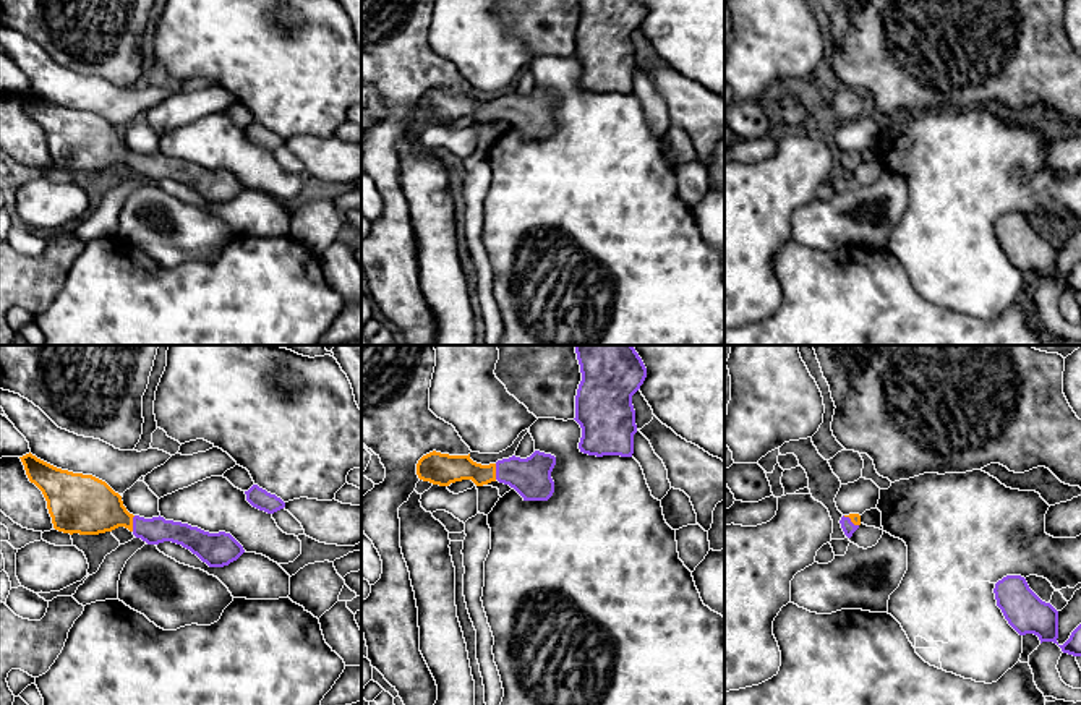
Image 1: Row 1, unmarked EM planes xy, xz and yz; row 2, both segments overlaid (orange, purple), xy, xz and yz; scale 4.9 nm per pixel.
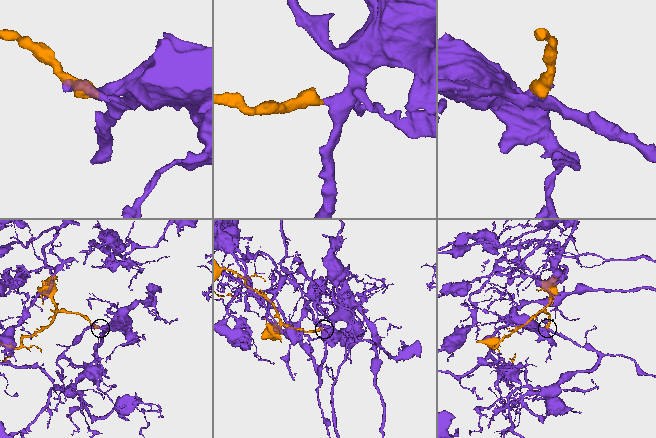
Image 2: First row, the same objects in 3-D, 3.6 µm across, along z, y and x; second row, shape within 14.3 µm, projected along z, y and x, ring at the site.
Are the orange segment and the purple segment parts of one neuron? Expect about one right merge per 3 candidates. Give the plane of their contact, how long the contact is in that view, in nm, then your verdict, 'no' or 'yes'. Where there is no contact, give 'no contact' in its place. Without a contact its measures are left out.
xy | 80 nm | yes

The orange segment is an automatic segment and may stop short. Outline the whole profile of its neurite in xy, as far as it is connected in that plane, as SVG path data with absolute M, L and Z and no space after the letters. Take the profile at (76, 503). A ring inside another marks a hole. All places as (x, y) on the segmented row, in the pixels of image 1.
M31 452L19 459L29 481L42 491L53 528L58 532L99 535L125 527L147 545L182 545L209 567L229 566L245 553L230 533L209 533L160 515L144 519L130 514L122 496L92 475L57 468Z

